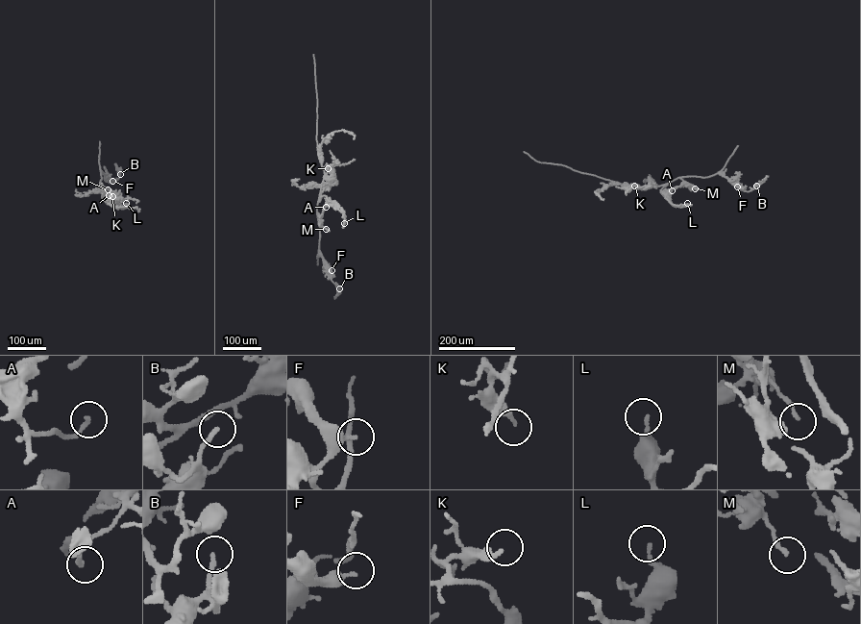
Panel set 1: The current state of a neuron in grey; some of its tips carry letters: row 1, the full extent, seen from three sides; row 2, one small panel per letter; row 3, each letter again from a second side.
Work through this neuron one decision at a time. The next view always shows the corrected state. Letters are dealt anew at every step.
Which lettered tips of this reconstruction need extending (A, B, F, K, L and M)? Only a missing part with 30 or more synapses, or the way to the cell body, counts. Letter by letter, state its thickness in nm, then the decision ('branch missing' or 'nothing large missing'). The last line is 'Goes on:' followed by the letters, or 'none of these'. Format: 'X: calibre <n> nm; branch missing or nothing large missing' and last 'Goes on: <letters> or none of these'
A: calibre 140 nm; nothing large missing
B: calibre 170 nm; nothing large missing
F: calibre 360 nm; nothing large missing
K: calibre 240 nm; nothing large missing
L: calibre 160 nm; nothing large missing
M: calibre 140 nm; nothing large missing
Goes on: none of these

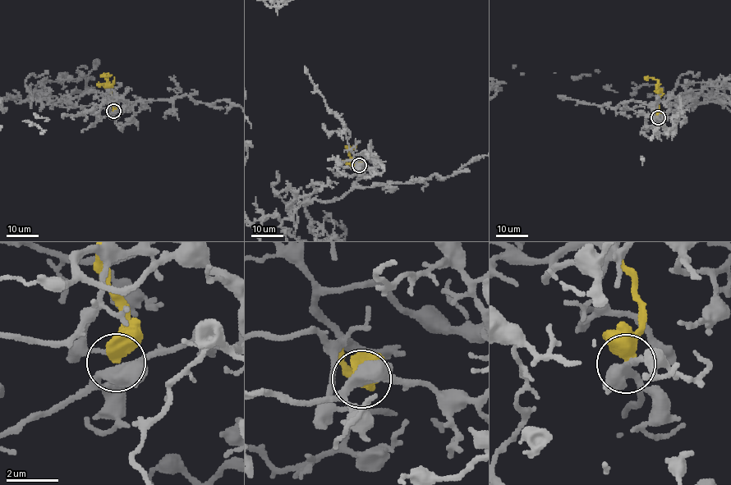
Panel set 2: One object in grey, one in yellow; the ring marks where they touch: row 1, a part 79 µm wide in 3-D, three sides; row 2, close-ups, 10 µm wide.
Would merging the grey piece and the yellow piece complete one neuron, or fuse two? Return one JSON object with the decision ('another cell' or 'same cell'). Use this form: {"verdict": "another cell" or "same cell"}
{"verdict": "another cell"}

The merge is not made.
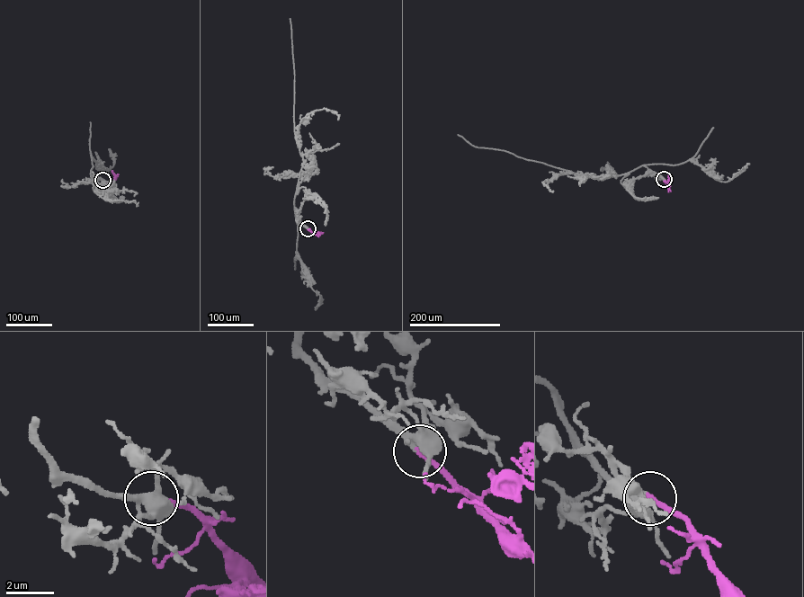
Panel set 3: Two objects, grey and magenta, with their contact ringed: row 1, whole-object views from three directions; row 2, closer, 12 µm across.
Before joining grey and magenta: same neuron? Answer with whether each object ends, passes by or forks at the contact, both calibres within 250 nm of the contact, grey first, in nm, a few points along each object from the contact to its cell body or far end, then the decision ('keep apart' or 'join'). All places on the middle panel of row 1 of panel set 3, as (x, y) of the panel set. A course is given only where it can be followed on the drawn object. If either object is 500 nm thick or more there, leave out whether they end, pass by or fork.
grey forks | magenta ends | 320/240 nm | grey via (307, 228), (298, 222), (294, 205), (303, 161), (294, 130), (294, 72), (290, 19) | magenta via (308, 228), (318, 235), (317, 232) | join

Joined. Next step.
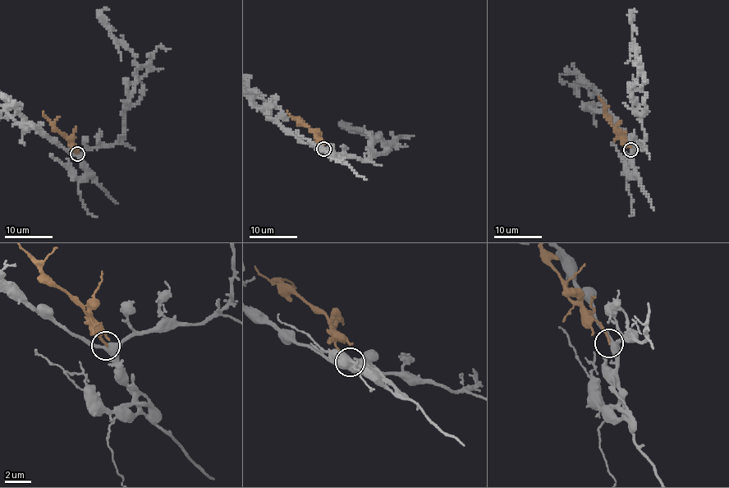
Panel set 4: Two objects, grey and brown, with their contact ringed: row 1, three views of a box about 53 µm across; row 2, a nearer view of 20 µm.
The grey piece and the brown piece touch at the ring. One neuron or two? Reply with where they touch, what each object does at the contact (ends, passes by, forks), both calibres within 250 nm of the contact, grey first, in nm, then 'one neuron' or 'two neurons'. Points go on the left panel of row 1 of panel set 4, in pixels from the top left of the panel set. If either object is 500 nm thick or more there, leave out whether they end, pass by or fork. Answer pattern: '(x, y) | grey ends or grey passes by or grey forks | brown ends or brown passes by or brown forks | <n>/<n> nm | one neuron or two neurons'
(77, 154) | grey forks | brown ends | 360/180 nm | one neuron

